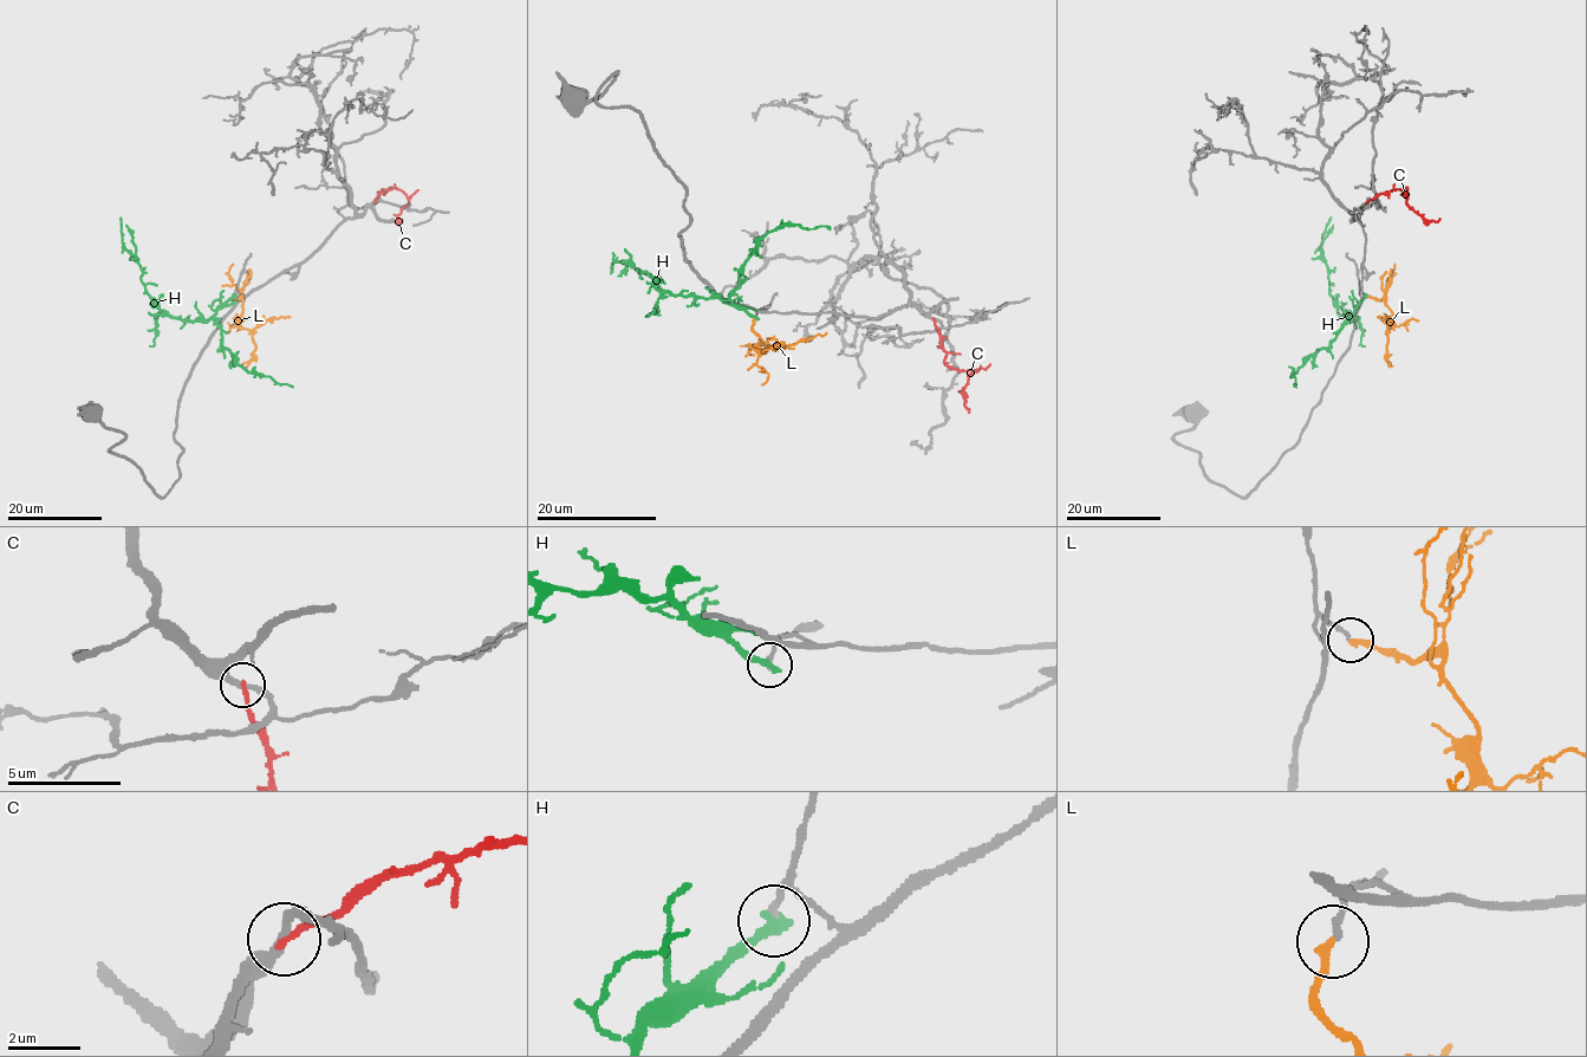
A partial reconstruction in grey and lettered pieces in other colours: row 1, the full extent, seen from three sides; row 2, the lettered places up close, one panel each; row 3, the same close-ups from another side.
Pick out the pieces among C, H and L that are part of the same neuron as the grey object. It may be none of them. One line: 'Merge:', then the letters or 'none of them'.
Merge: none of them

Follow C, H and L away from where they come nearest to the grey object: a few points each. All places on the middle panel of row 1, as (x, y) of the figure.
C: (934, 319), (945, 354), (944, 363), (955, 369), (977, 370), (968, 377), (964, 393), (968, 412)
H: (755, 317), (717, 297), (695, 298), (665, 292), (644, 271), (617, 263), (612, 263), (611, 274)
L: (755, 319), (753, 331), (766, 343), (766, 350), (761, 352), (769, 347), (794, 344), (826, 332)

